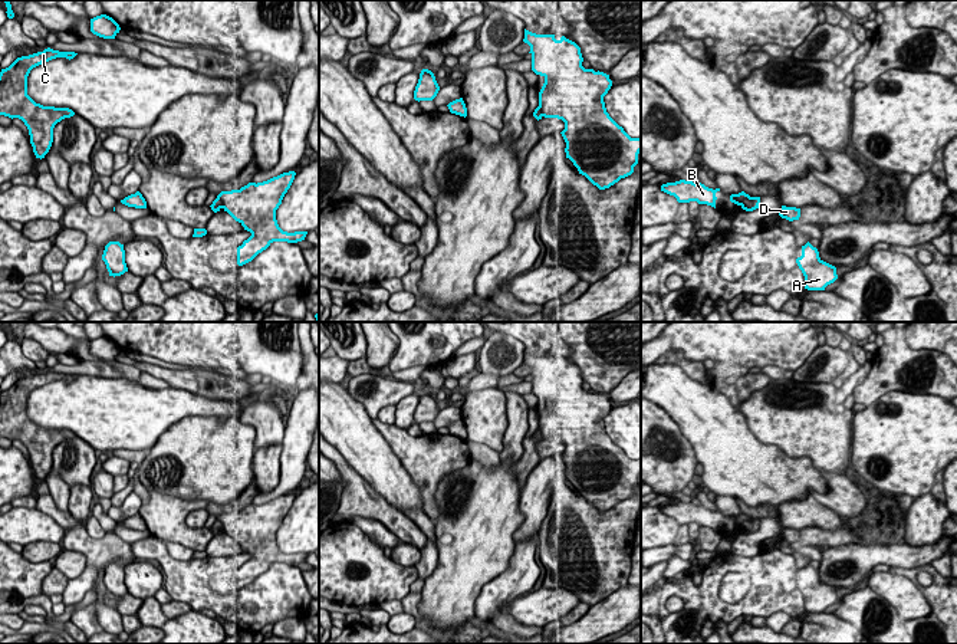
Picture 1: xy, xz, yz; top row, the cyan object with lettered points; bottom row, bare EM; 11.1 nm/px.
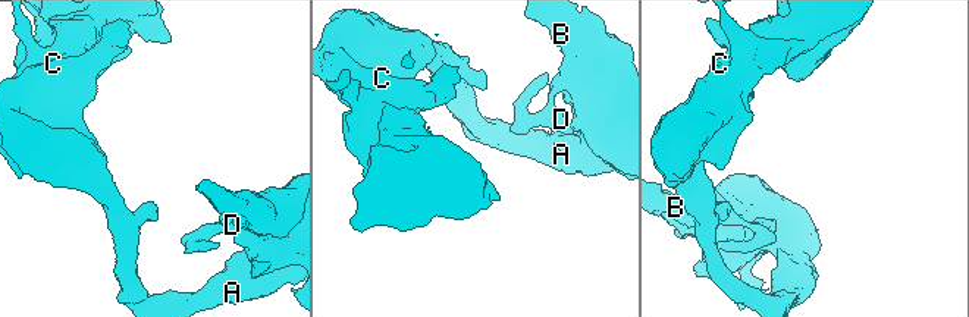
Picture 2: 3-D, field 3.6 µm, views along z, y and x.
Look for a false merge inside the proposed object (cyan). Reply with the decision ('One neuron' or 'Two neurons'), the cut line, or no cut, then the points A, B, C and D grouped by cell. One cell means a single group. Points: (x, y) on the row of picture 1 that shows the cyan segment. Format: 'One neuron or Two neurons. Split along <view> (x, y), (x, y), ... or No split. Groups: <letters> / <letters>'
Two neurons. Split along yz (750, 197), (740, 204). Groups: A B C / D

